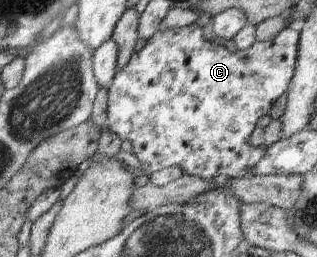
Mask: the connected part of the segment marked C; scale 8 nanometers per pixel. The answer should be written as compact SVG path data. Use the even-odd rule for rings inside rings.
M196 23L178 28L168 28L165 31L155 32L145 43L145 46L137 53L133 52L127 65L115 74L114 80L107 90L108 106L107 120L105 128L113 131L119 139L129 141L133 145L132 153L139 159L142 167L141 171L145 174L151 174L153 171L165 169L165 167L173 167L177 165L182 173L186 176L193 176L204 180L213 179L243 179L247 176L253 176L254 167L261 161L265 155L267 148L254 148L250 144L251 134L257 126L257 121L268 115L271 105L288 90L289 84L293 79L294 67L296 65L296 57L298 56L300 32L298 28L289 27L278 33L277 37L269 41L260 42L256 40L244 50L236 50L235 53L227 50L225 46L219 46L215 42L205 40L203 36L203 28Z

